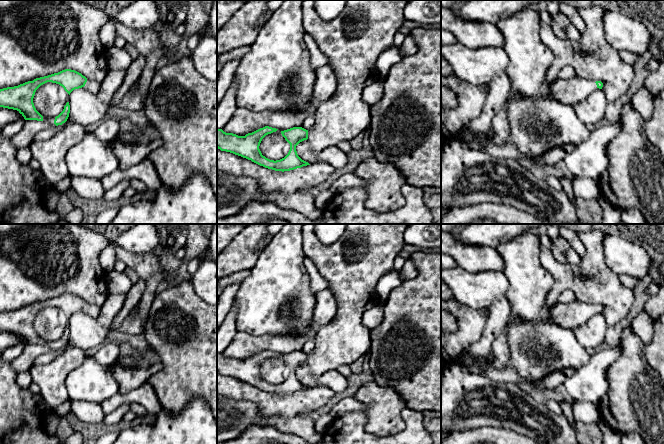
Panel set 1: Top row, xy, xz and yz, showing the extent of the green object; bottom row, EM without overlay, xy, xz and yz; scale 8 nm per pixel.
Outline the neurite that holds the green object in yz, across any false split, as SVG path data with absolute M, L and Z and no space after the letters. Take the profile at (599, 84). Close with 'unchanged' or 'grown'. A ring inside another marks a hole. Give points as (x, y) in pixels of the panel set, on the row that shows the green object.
M576 75L566 80L557 78L549 85L545 94L550 99L573 106L584 100L597 88L602 89L602 87L603 83L601 81L595 82Z | grown

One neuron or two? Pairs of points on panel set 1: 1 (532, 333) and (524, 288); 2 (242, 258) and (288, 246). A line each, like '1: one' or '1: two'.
1: two
2: two

